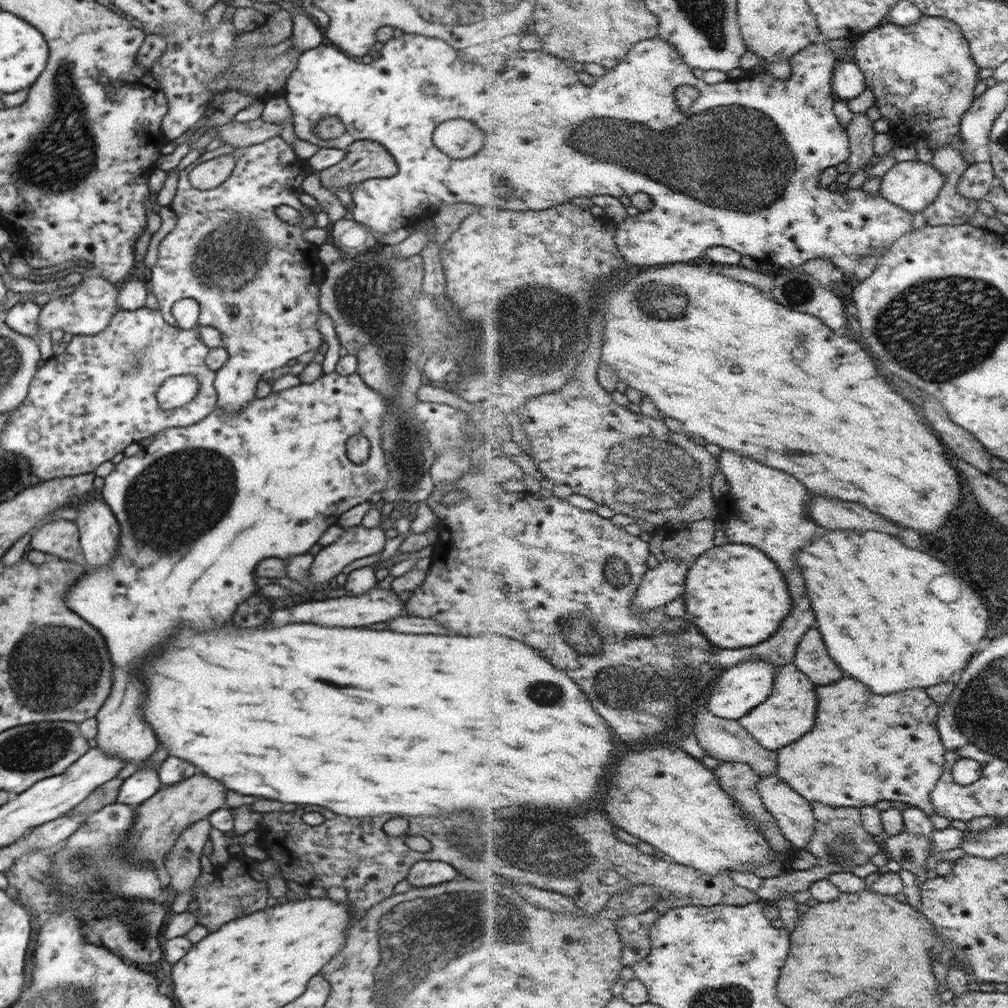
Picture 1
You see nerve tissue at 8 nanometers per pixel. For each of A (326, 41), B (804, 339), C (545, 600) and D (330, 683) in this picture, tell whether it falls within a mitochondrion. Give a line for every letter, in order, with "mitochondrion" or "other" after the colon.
A: other
B: mitochondrion
C: other
D: other

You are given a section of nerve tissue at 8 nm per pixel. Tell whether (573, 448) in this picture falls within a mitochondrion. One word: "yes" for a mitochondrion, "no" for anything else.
no

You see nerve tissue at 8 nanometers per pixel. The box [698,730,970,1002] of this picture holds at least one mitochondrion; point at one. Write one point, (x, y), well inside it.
(843, 841)

